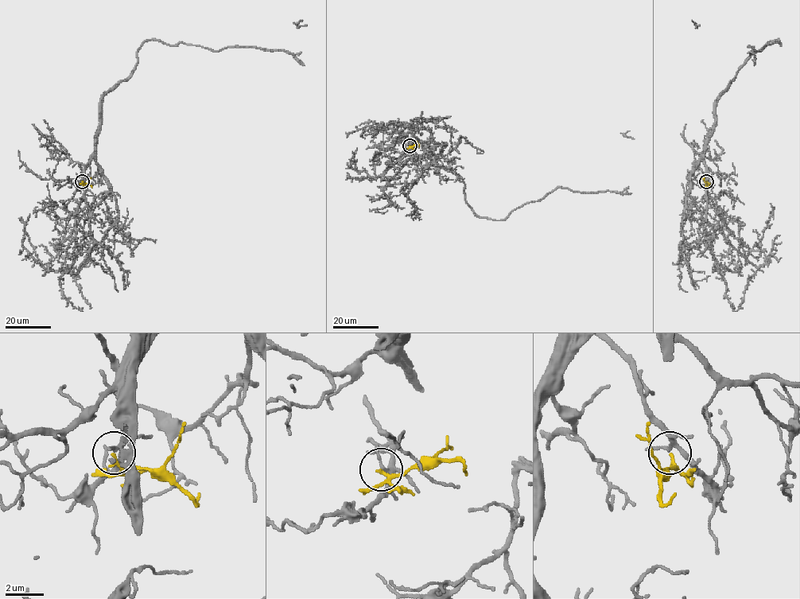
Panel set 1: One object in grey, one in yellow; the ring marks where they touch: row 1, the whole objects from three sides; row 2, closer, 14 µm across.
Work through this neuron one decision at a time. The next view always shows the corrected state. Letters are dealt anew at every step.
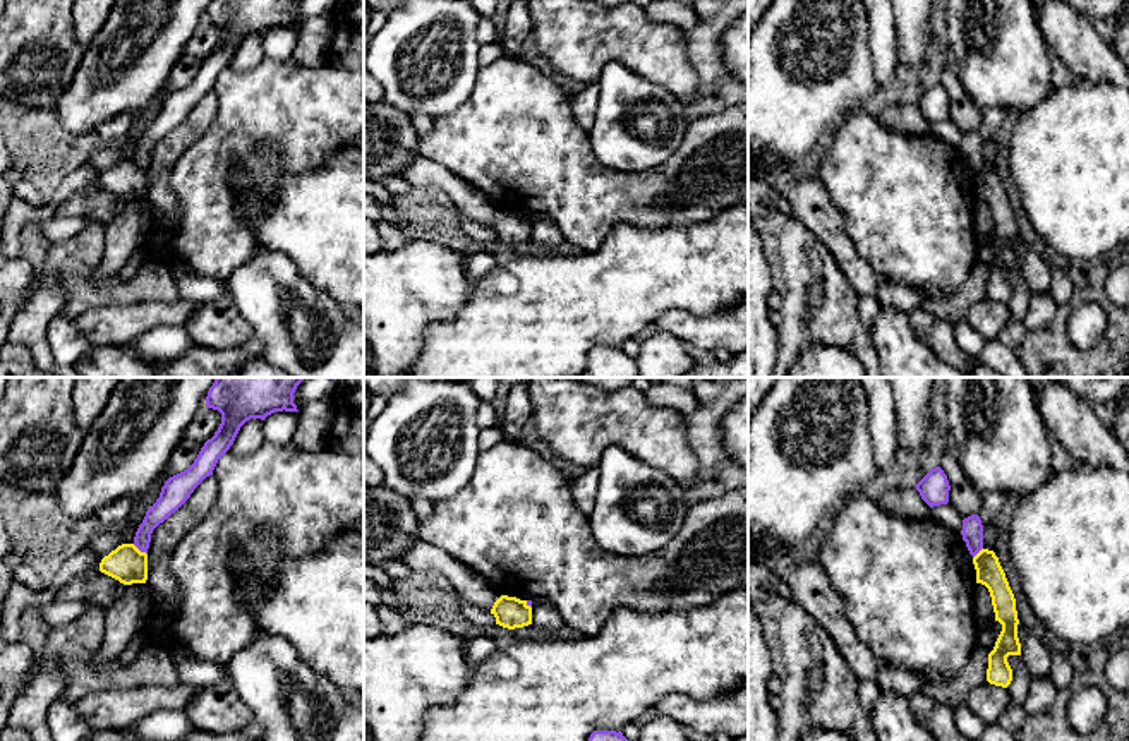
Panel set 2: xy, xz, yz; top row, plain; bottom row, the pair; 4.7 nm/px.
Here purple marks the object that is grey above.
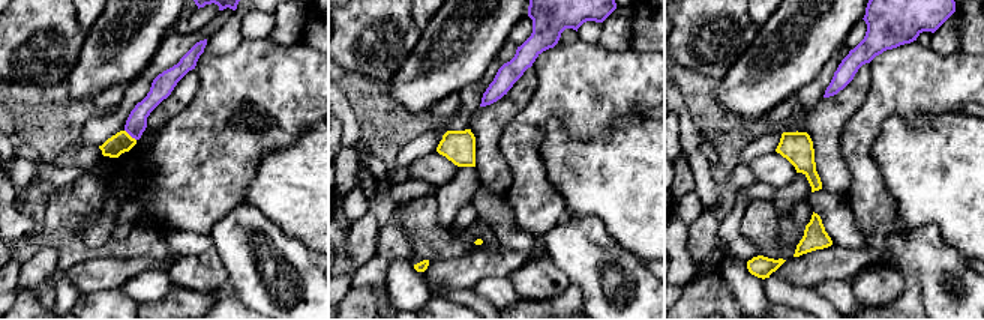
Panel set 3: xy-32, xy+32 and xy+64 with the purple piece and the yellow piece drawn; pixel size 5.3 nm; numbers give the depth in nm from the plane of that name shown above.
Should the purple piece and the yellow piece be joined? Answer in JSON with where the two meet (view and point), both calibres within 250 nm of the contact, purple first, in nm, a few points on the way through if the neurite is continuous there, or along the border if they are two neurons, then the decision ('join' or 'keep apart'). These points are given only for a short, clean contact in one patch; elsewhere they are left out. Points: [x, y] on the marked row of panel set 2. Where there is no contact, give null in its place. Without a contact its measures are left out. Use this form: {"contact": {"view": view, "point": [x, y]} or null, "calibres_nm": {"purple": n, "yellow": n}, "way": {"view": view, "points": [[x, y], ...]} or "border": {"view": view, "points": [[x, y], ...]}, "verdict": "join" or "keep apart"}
{"contact": {"view": "xy", "point": [139, 549]}, "calibres_nm": {"purple": 100, "yellow": 170}, "border": {"view": "xy", "points": [[132, 544], [146, 554]]}, "verdict": "keep apart"}

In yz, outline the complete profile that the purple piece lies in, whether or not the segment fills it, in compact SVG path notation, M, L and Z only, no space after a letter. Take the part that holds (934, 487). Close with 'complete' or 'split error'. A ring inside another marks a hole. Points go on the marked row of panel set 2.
M940 467L932 468L915 487L930 508L949 503L951 485Z | complete

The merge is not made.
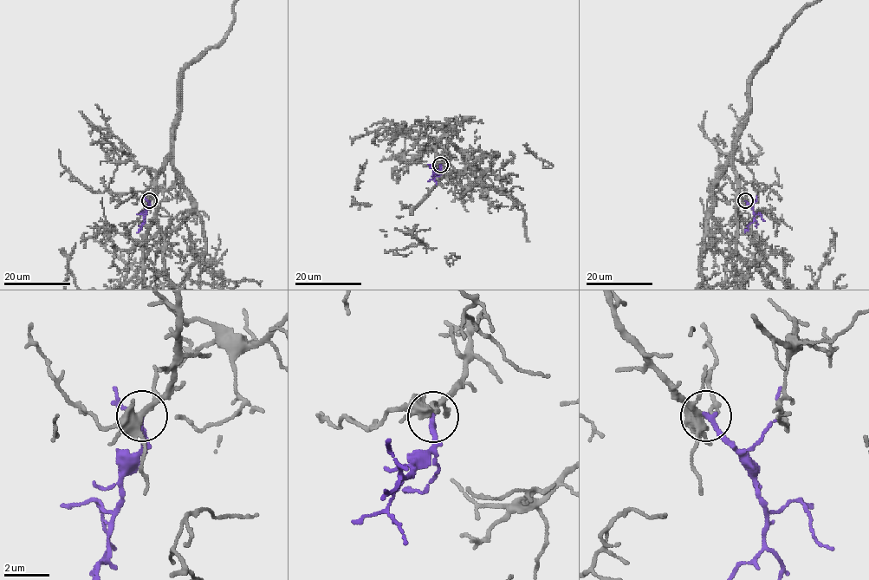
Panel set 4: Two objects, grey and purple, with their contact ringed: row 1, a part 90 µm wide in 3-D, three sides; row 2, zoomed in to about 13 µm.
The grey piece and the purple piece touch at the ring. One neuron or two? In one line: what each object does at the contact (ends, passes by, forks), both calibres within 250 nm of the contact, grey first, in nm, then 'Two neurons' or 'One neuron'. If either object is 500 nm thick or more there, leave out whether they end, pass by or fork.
At the ring grey forks. At the ring purple ends. Thickness 340 nm (grey) against 240 nm. One neuron

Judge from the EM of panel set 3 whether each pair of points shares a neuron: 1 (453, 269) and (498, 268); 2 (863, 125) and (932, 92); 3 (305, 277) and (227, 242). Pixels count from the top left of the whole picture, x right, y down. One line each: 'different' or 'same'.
1: same
2: same
3: same

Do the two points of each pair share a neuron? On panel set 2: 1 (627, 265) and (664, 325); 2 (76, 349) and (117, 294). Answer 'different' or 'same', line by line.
1: different
2: different

